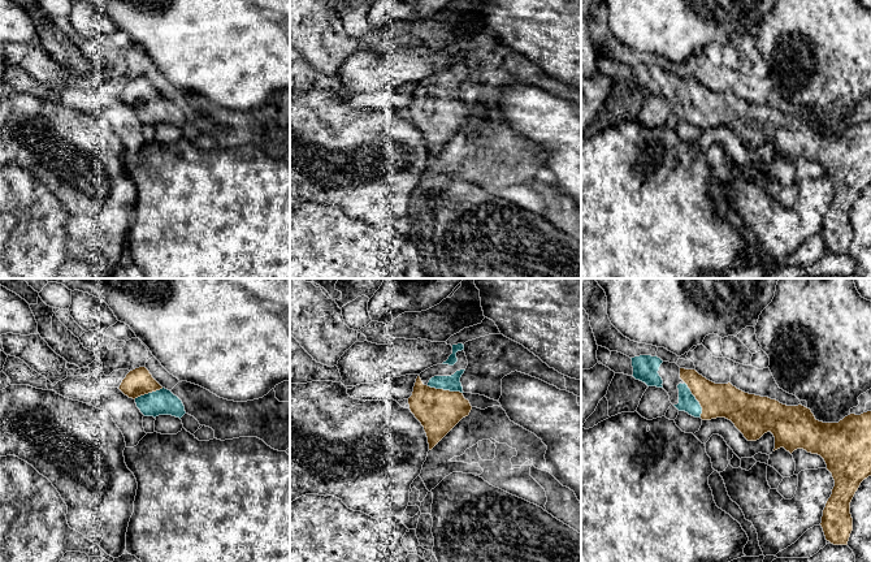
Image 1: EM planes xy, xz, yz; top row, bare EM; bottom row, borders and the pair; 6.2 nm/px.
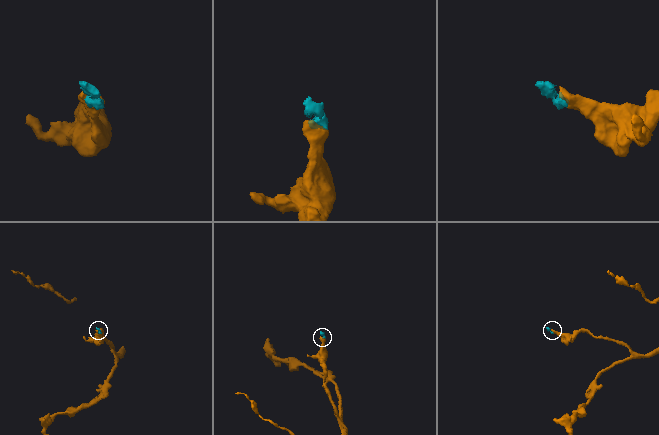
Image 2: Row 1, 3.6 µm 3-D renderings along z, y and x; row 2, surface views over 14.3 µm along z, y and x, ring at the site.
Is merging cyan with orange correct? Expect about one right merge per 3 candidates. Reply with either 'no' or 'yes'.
yes

